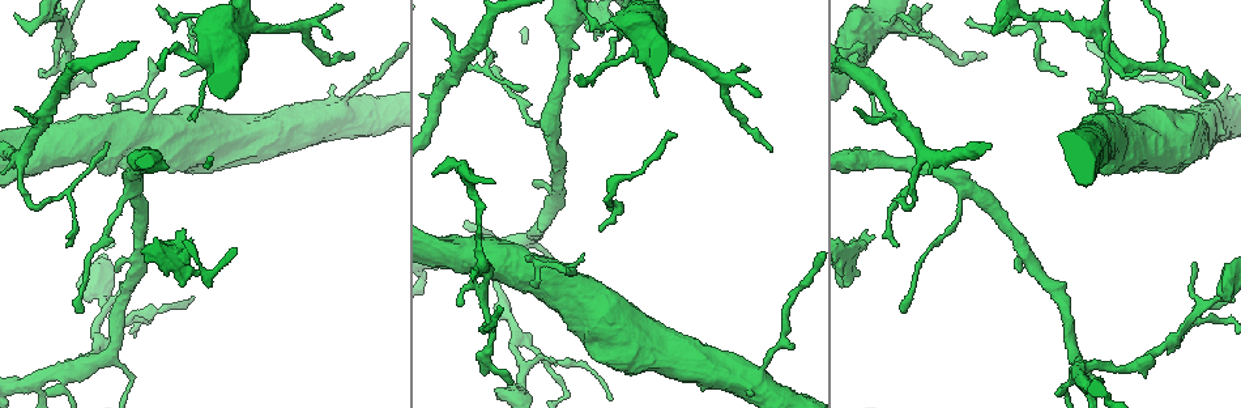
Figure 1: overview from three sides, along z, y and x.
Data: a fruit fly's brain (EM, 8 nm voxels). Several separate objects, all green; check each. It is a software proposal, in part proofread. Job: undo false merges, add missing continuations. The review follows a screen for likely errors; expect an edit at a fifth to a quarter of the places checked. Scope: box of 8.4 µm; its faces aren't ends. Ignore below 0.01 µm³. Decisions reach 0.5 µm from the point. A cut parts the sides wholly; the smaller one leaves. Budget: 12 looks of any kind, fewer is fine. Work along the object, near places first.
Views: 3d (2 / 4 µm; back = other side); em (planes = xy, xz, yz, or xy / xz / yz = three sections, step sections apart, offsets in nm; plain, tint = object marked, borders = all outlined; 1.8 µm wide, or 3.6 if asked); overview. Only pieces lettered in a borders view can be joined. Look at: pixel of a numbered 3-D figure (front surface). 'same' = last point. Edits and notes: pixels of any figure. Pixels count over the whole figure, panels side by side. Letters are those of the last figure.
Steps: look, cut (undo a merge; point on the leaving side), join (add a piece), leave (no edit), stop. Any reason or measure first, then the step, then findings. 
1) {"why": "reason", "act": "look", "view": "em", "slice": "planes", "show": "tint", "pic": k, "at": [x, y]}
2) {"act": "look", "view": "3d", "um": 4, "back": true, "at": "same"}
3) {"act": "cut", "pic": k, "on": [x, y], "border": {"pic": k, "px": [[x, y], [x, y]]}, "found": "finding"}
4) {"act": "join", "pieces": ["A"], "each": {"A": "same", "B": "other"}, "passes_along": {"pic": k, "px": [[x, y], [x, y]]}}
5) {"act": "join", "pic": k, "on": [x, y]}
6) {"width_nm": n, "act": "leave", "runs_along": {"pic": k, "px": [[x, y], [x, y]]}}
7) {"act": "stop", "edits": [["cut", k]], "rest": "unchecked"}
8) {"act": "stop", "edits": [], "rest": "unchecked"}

{"why": "three arms meet", "act": "look", "view": "3d", "um": 2, "back": true, "pic": 1, "at": [470, 196]}

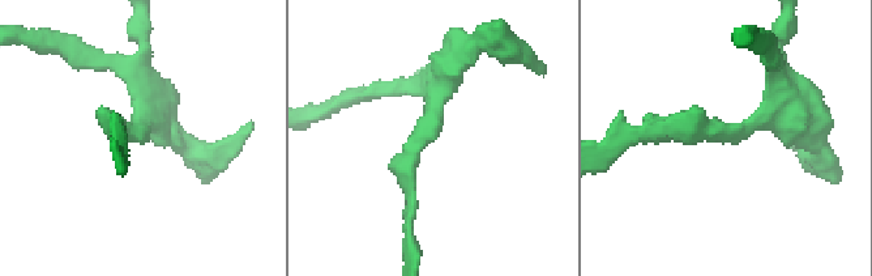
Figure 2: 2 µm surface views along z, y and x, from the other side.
{"arms": 3, "why": "now the EM", "act": "look", "view": "em", "slice": "planes", "show": "borders", "pic": 2, "at": [732, 129]}

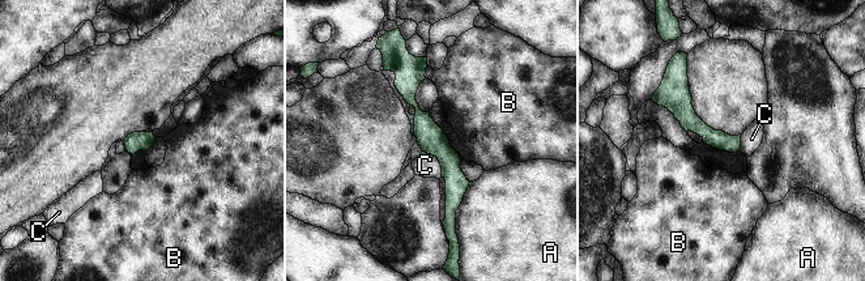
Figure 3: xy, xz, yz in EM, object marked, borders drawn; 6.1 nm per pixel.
{"longest_contact_nm": ["A", 300], "act": "leave", "each": {"A": "other", "B": "other", "C": "other"}, "border": {"pic": 3, "px": [[427, 66], [425, 77]]}, "found": "continuous, no second cell"}

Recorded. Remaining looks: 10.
{"why": "arms part here", "act": "look", "view": "3d", "um": 4, "pic": 1, "at": [1159, 63]}

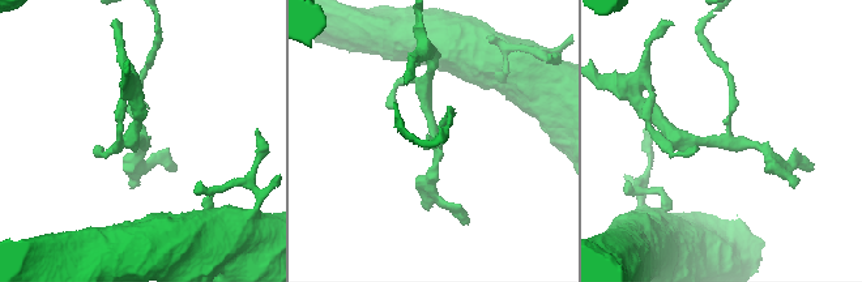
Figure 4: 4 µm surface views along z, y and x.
{"why": "now the EM", "act": "look", "view": "em", "slice": "planes", "show": "borders", "pic": 4, "at": [726, 141]}

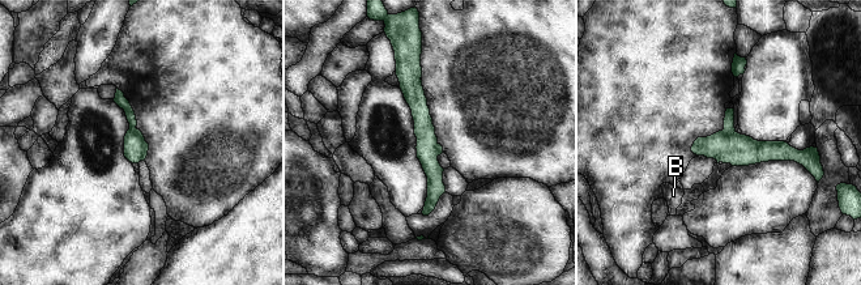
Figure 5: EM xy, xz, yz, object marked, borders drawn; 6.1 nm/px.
{"width_nm": 150, "act": "cut", "pic": 5, "on": [126, 106], "each": {"B": "other"}, "border": {"pic": 5, "px": [[129, 126], [143, 139], [145, 157]]}, "found": "two cells meet here"}

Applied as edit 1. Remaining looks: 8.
{"why": "tapers out", "act": "look", "view": "3d", "um": 4, "pic": 1, "at": [195, 273]}

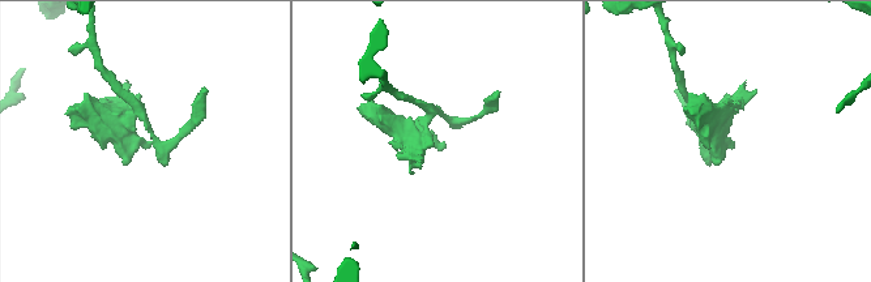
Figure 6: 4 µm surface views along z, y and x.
{"why": "shape alone is not enough", "act": "look", "view": "em", "slice": "xy", "step": 4, "show": "tint", "pic": 6, "at": [444, 143]}

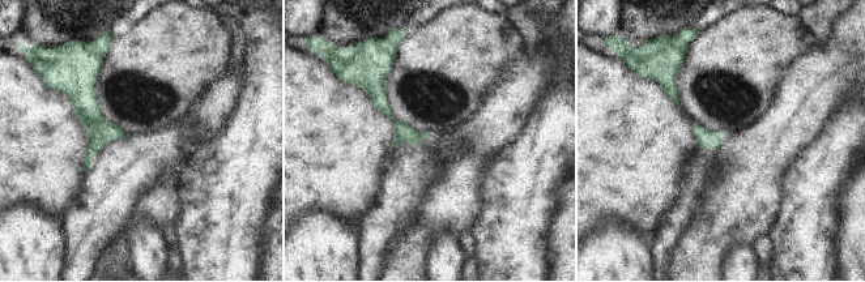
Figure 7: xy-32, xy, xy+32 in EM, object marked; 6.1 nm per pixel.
{"why": "another direction", "act": "look", "view": "em", "slice": "planes", "show": "borders", "at": "same"}

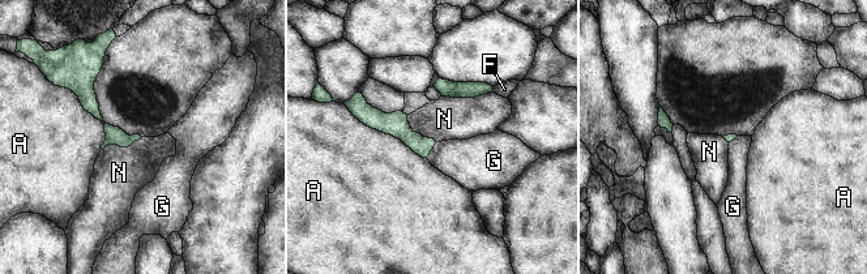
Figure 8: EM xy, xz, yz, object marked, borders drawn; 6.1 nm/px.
{"act": "leave", "each": {"A": "other", "F": "other", "G": "other", "N": "other"}, "runs_along": {"pic": 8, "px": [[359, 111], [431, 142]]}, "found": "no lettered piece goes on from it"}

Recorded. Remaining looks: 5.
{"why": "thick turns thin", "act": "look", "view": "em", "slice": "xz", "step": 8, "show": "borders", "pic": 1, "at": [37, 382]}

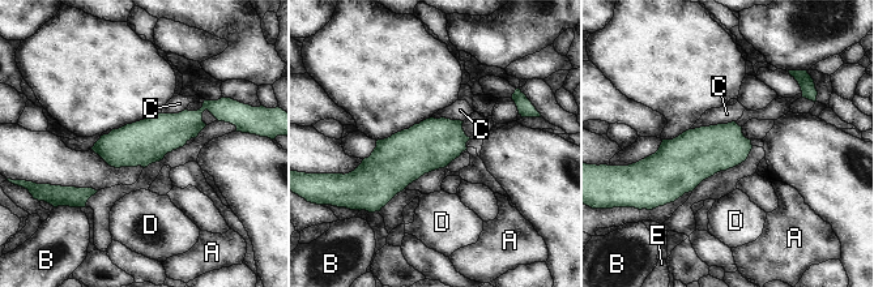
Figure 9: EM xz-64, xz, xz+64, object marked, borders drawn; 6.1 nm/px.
{"why": "cut it another way", "act": "look", "view": "em", "slice": "planes", "show": "borders", "at": "same"}

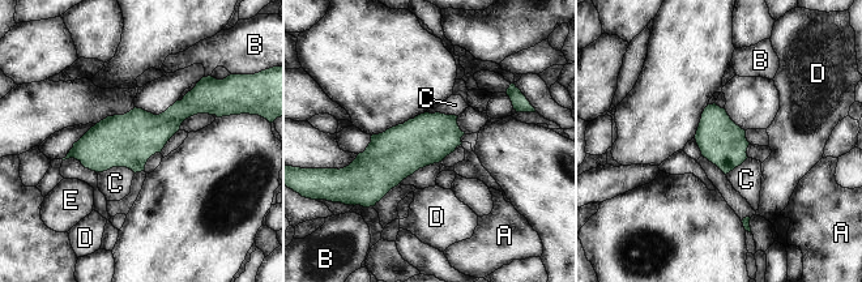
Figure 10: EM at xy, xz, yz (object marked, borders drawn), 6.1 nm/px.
{"width_nm": 280, "act": "leave", "each": {"A": "other", "B": "other", "C": "other", "D": "other", "E": "other"}, "runs_along": {"pic": 10, "px": [[204, 99], [149, 133], [72, 154]]}, "found": "continuous, no second cell"}

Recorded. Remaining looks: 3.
{"why": "thick turns thin", "act": "look", "view": "em", "slice": "planes", "show": "borders", "pic": 1, "at": [524, 382]}

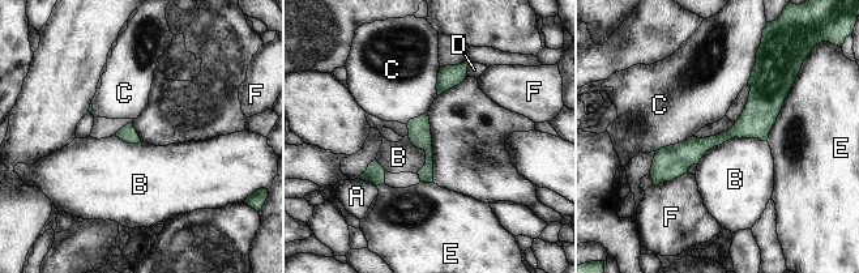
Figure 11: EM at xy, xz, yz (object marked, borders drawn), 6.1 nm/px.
{"longest_contact_nm": ["B", 460], "act": "leave", "each": {"A": "other", "B": "other", "C": "other", "D": "other", "E": "other", "F": "other"}, "found": "all the same cell"}

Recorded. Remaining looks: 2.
{"act": "stop", "edits": [["cut", 5]], "rest": "unchecked"}

